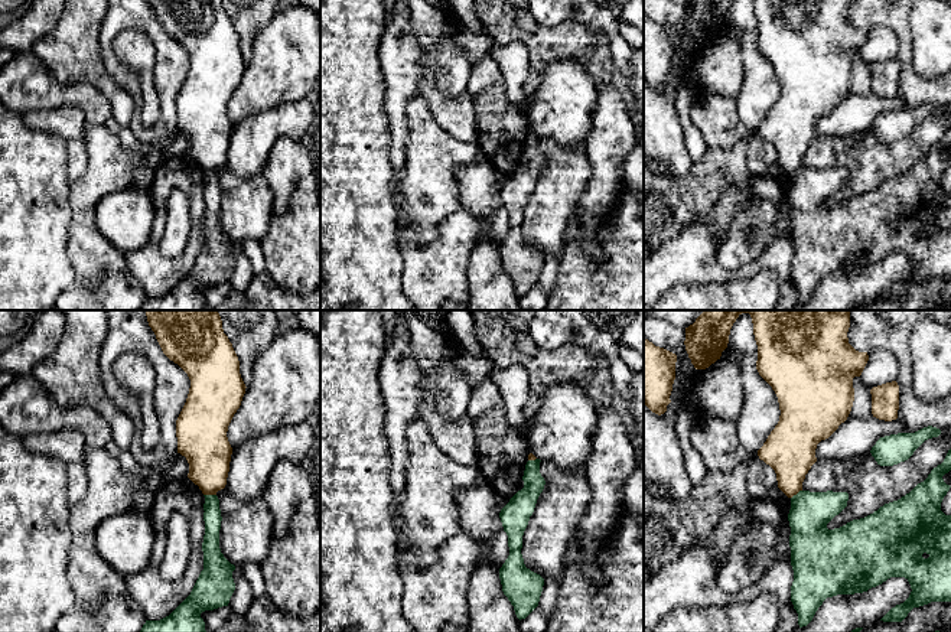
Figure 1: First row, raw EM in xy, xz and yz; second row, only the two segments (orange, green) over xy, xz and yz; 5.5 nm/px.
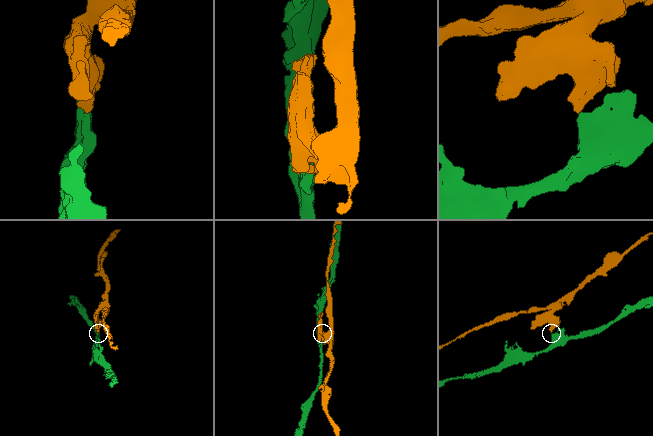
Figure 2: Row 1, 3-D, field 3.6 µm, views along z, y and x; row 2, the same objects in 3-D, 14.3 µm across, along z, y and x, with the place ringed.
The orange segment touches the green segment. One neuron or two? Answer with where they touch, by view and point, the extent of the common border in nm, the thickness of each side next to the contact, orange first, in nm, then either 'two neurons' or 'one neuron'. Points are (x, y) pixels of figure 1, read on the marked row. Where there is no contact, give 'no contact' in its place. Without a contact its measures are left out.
xy (209, 494) | 70 nm | 260/100 nm | two neurons

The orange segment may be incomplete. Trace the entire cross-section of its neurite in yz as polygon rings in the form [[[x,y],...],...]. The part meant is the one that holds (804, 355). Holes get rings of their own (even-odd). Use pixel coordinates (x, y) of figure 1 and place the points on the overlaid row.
[[[703,310],[696,322],[685,328],[684,345],[696,369],[706,369],[720,359],[727,348],[730,329],[742,313],[752,317],[758,345],[756,369],[775,391],[781,410],[779,421],[758,450],[758,456],[775,470],[778,488],[792,498],[802,491],[805,475],[817,462],[817,444],[847,420],[854,401],[853,378],[862,375],[869,355],[849,343],[850,310]]]

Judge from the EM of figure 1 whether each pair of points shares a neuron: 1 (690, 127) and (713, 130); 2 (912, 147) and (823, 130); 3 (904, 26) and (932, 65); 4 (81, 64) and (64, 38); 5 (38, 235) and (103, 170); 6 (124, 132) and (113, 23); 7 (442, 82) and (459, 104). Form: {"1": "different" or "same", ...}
{"1": "different", "2": "different", "3": "different", "4": "same", "5": "different", "6": "different", "7": "different"}

